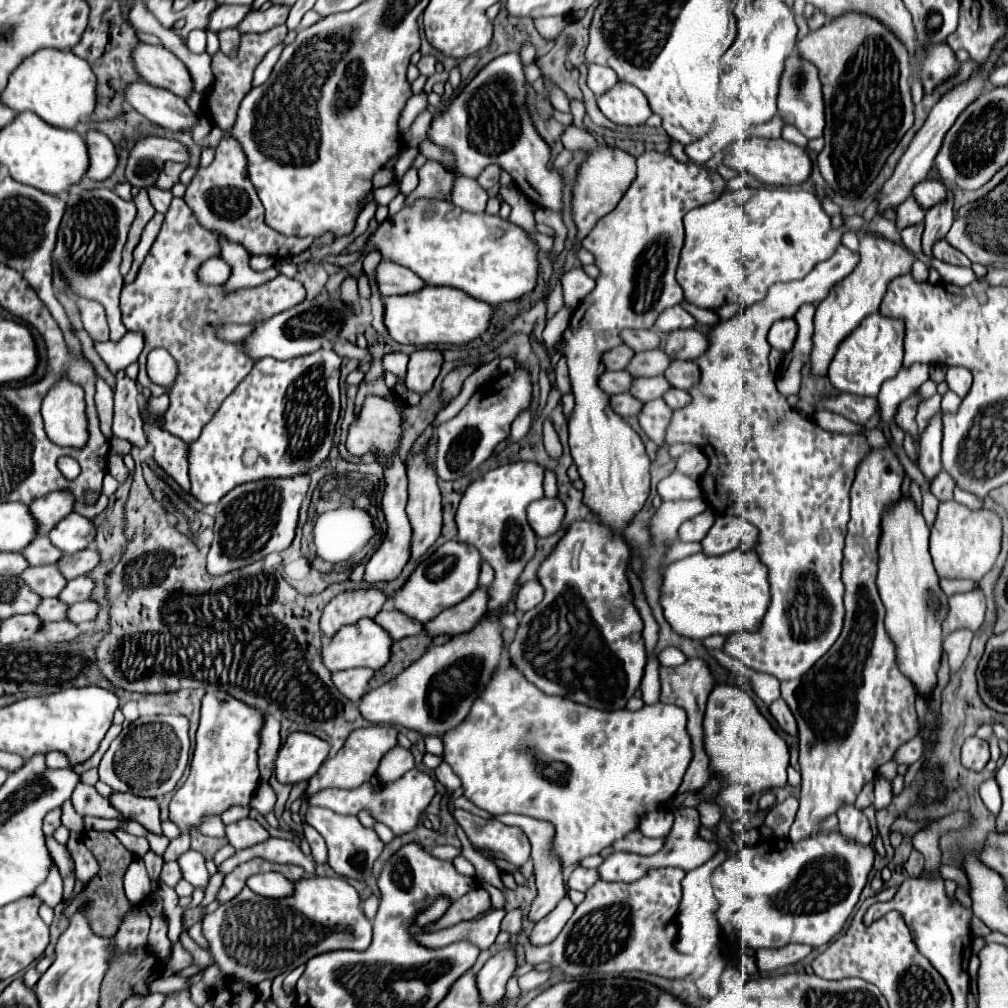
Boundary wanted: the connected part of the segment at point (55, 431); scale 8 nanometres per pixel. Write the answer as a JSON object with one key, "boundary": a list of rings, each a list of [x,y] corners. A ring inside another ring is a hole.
{"boundary":[[[62,375],[42,401],[42,417],[50,441],[62,447],[82,447],[88,439],[84,391]]]}

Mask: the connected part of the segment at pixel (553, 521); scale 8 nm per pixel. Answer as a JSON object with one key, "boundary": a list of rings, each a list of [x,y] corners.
{"boundary":[[[546,497],[530,503],[526,509],[528,523],[538,537],[548,537],[554,531],[558,531],[562,525],[564,513],[566,509],[560,499],[546,499]]]}

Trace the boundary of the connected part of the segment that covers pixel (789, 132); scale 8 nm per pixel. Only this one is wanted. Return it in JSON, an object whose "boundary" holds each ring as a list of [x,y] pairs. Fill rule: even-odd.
{"boundary":[[[784,125],[784,127],[782,127],[782,139],[790,141],[790,143],[802,147],[802,149],[804,149],[806,143],[808,143],[808,139],[802,137],[802,133],[798,133],[798,129],[794,129],[794,125]]]}

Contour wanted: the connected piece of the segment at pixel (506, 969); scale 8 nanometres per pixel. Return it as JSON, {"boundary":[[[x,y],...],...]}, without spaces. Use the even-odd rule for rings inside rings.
{"boundary":[[[500,951],[494,955],[476,975],[478,991],[480,991],[480,1001],[488,1007],[496,1005],[504,993],[506,993],[506,983],[512,977],[516,969],[514,961],[514,951]]]}

